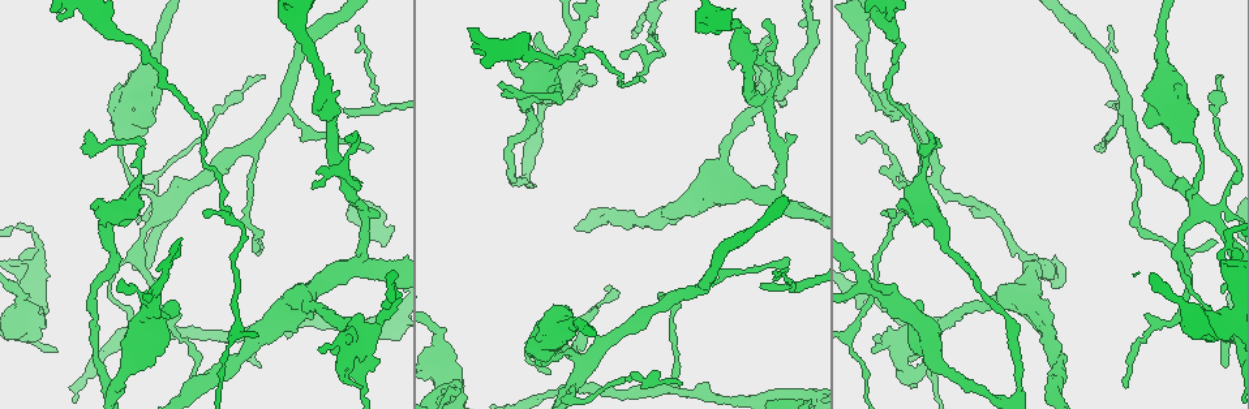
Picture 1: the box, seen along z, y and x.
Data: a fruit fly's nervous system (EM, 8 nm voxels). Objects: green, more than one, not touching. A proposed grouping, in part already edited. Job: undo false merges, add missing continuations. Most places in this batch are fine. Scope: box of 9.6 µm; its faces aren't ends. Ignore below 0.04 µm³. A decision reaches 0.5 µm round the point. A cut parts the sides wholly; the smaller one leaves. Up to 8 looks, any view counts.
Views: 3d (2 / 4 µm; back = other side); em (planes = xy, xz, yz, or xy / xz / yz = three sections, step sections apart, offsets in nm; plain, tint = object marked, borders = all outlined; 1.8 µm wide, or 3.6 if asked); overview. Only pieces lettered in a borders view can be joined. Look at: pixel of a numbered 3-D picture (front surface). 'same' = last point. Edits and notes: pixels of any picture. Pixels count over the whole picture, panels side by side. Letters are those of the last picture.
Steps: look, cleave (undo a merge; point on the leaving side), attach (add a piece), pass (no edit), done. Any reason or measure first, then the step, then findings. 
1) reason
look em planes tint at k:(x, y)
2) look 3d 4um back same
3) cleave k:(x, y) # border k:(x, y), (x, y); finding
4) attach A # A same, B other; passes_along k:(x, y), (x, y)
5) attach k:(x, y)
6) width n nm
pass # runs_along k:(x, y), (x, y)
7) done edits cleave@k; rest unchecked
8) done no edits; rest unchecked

free end
look 3d 2um at 1:(44, 253)

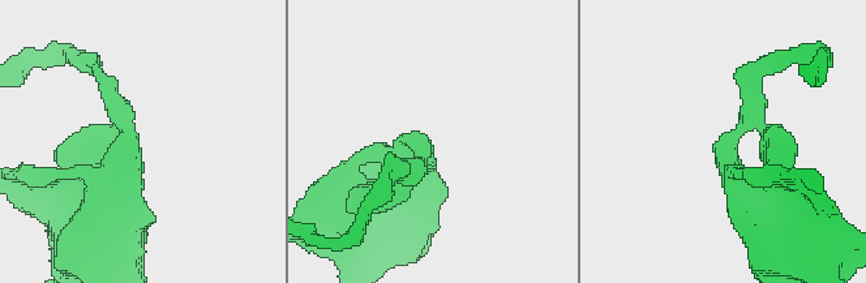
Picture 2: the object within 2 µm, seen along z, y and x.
look em 3.6um planes borders at 2:(422, 135)

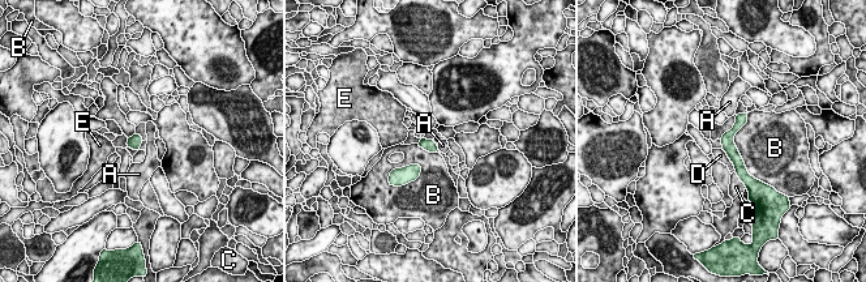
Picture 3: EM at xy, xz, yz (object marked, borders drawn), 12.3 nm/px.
pass # A other, B other, C other, D other, E other; no lettered piece goes on from it

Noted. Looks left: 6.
end of a long branch
look 3d 4um at 1:(264, 74)

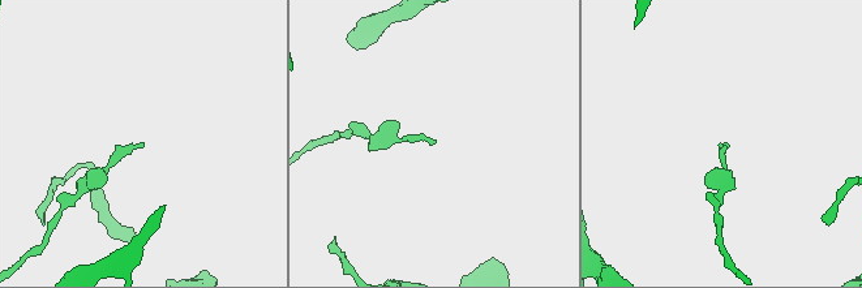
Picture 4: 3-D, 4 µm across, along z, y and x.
shape alone is not enough
look em xy step 4 borders at 4:(435, 139)

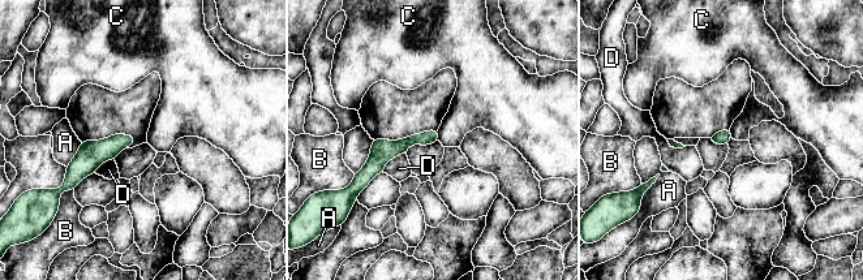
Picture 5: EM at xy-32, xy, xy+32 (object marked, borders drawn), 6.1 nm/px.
another direction
look em planes borders same

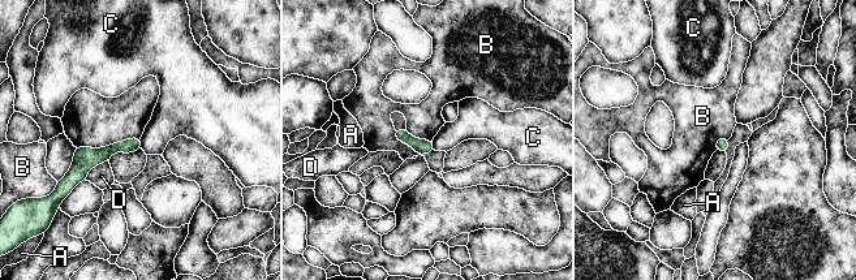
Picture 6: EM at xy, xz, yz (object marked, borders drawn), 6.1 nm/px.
width 80 nm
pass # A other, B other, C other, D other; runs_along 6:(137, 141), (94, 156), (69, 184); none of them fits

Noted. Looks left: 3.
an open end
look em planes borders at 1:(1225, 364)

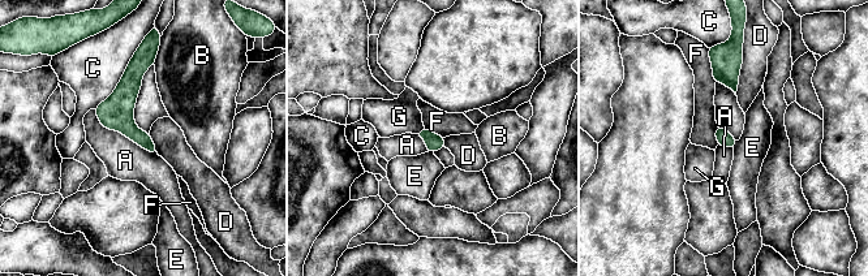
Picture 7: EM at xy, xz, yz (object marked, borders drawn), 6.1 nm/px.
pass # A other, B other, C other, D other, E other, F other, G other; runs_along 7:(134, 63), (127, 124), (151, 149); none of them fits

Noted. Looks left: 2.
free end
look em planes borders at 1:(929, 366)

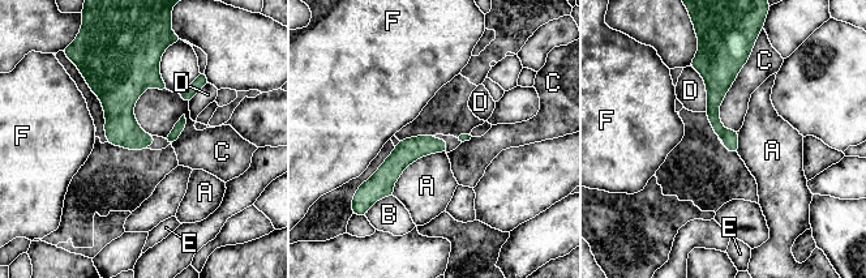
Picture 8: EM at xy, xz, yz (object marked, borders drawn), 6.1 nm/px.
width 100 nm
pass # A other, B other, C other, D other, E other, F other; none of them fits

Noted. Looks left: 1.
done no edits; rest unchecked

